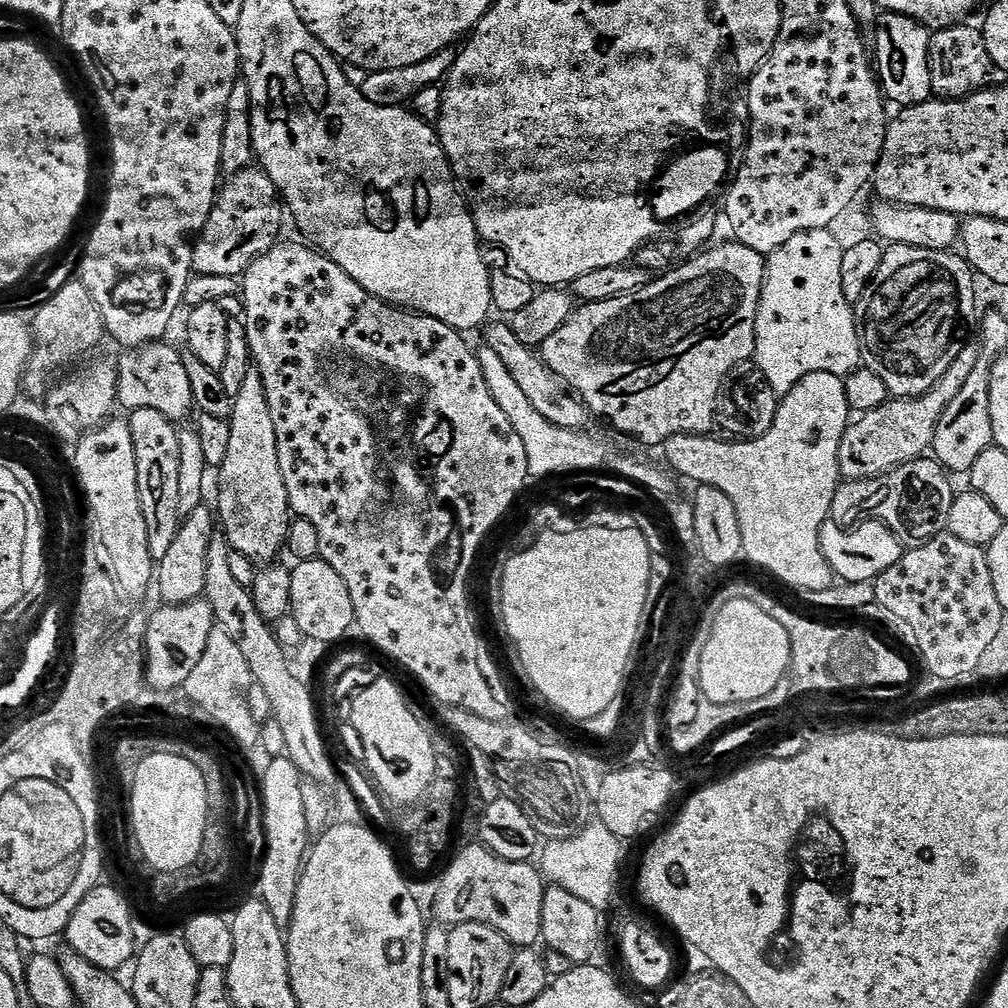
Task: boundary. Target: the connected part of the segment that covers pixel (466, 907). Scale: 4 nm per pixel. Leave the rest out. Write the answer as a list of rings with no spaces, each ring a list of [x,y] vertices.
[[[479,842],[464,848],[444,872],[444,881],[436,892],[436,917],[445,926],[458,924],[485,924],[498,930],[517,949],[532,948],[541,943],[542,898],[546,881],[537,865],[532,862],[510,862],[498,858]]]

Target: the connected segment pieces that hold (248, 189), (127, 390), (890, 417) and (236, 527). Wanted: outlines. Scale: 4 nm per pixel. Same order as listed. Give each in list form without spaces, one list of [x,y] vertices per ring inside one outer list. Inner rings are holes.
[[[249,166],[242,172],[231,173],[219,189],[206,226],[195,237],[192,246],[193,273],[240,278],[259,256],[275,248],[281,239],[282,204],[277,196],[274,182],[259,167]]]
[[[168,342],[145,344],[142,348],[134,348],[123,353],[124,357],[115,365],[117,372],[117,394],[119,407],[125,410],[141,408],[142,410],[158,410],[166,414],[173,422],[184,422],[194,412],[192,395],[190,394],[190,378],[183,366],[181,350],[171,348]]]
[[[970,342],[950,362],[950,370],[938,378],[938,382],[930,391],[921,396],[911,398],[892,398],[881,408],[863,413],[857,422],[849,423],[844,431],[842,442],[838,446],[838,466],[844,480],[869,480],[875,476],[883,476],[892,472],[911,460],[919,460],[931,449],[934,430],[950,402],[962,390],[962,386],[970,378],[974,366],[980,361],[980,345]]]
[[[253,370],[246,374],[238,394],[232,398],[232,416],[227,422],[230,446],[226,449],[226,460],[218,469],[220,489],[214,503],[218,524],[224,527],[222,535],[231,551],[246,554],[257,566],[271,565],[285,547],[290,509],[286,482],[282,482],[282,466],[278,466],[278,434],[274,434],[274,418],[270,418],[259,372]]]

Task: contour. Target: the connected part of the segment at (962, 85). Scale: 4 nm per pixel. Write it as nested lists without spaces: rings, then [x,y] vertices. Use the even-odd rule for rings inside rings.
[[[961,22],[951,24],[949,28],[938,28],[932,32],[930,38],[930,86],[933,97],[942,100],[960,100],[964,96],[972,96],[976,92],[981,92],[983,88],[989,87],[993,83],[992,72],[994,65],[990,58],[990,50],[986,50],[986,38],[979,27],[971,28],[971,23]]]

